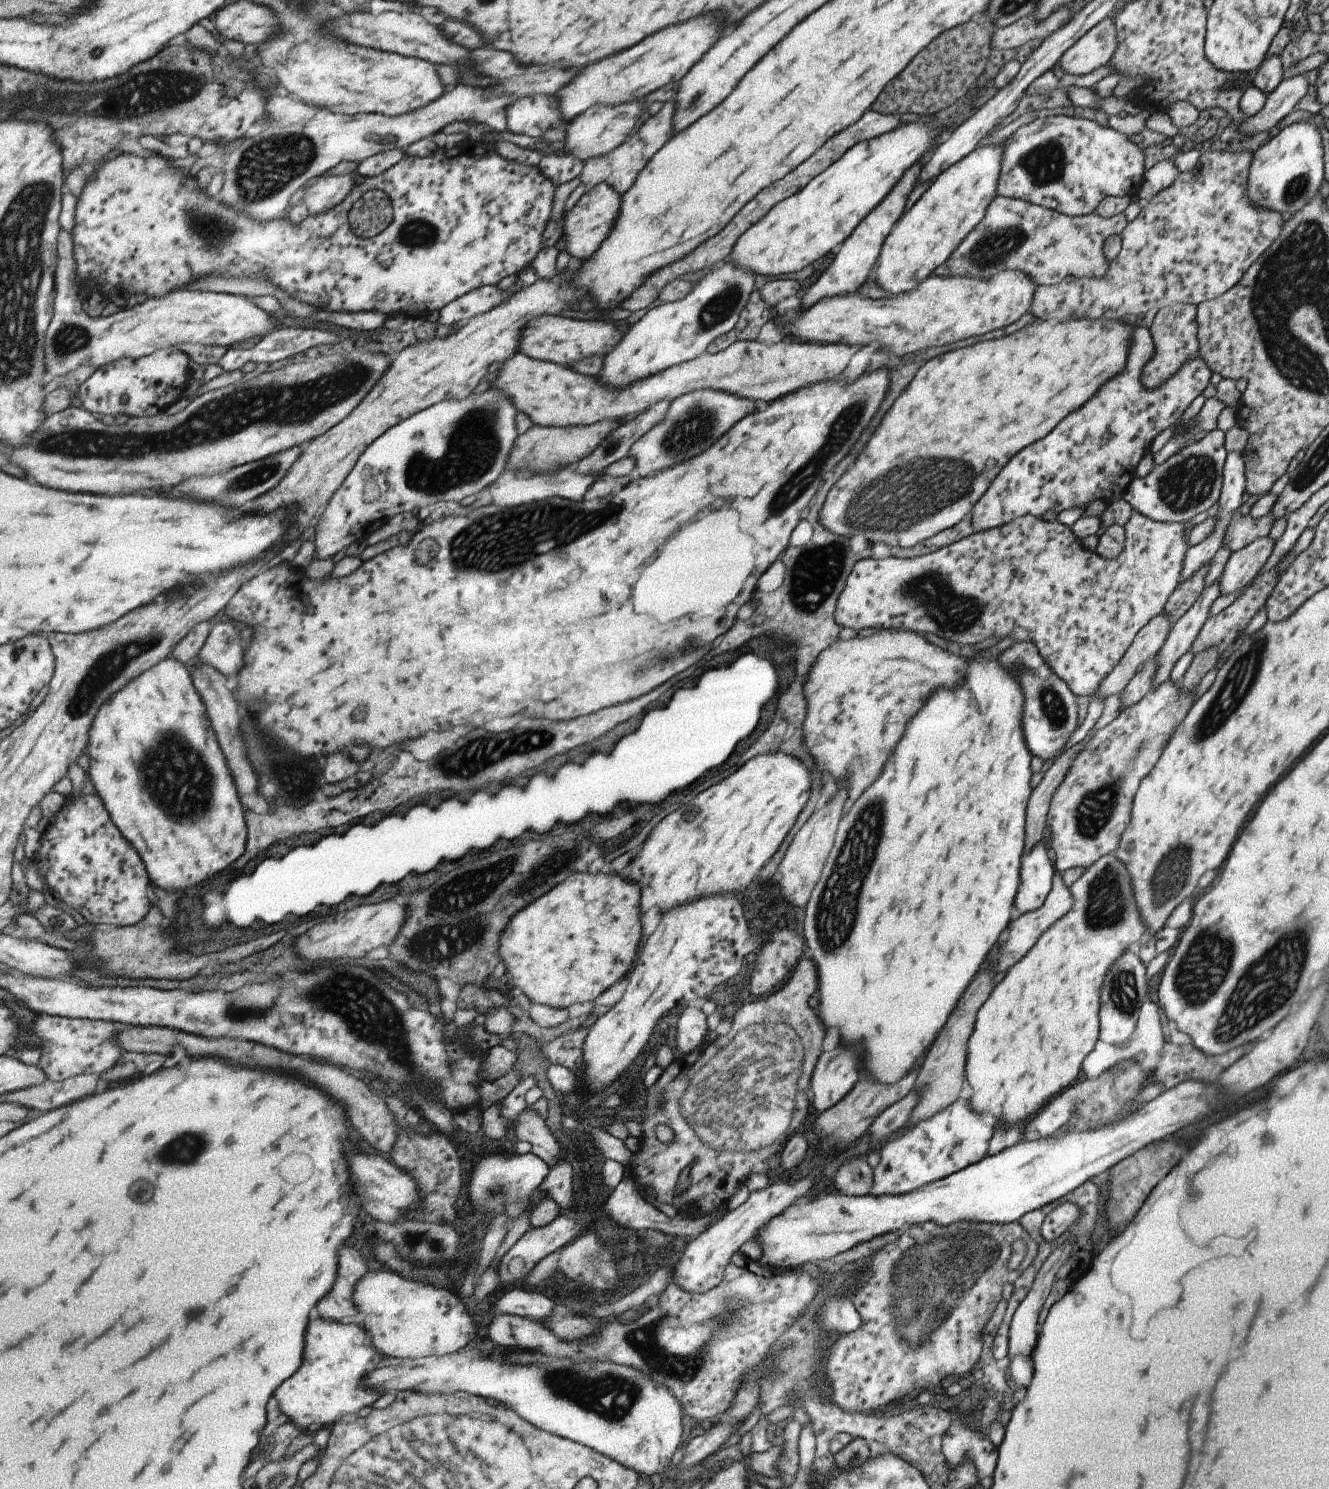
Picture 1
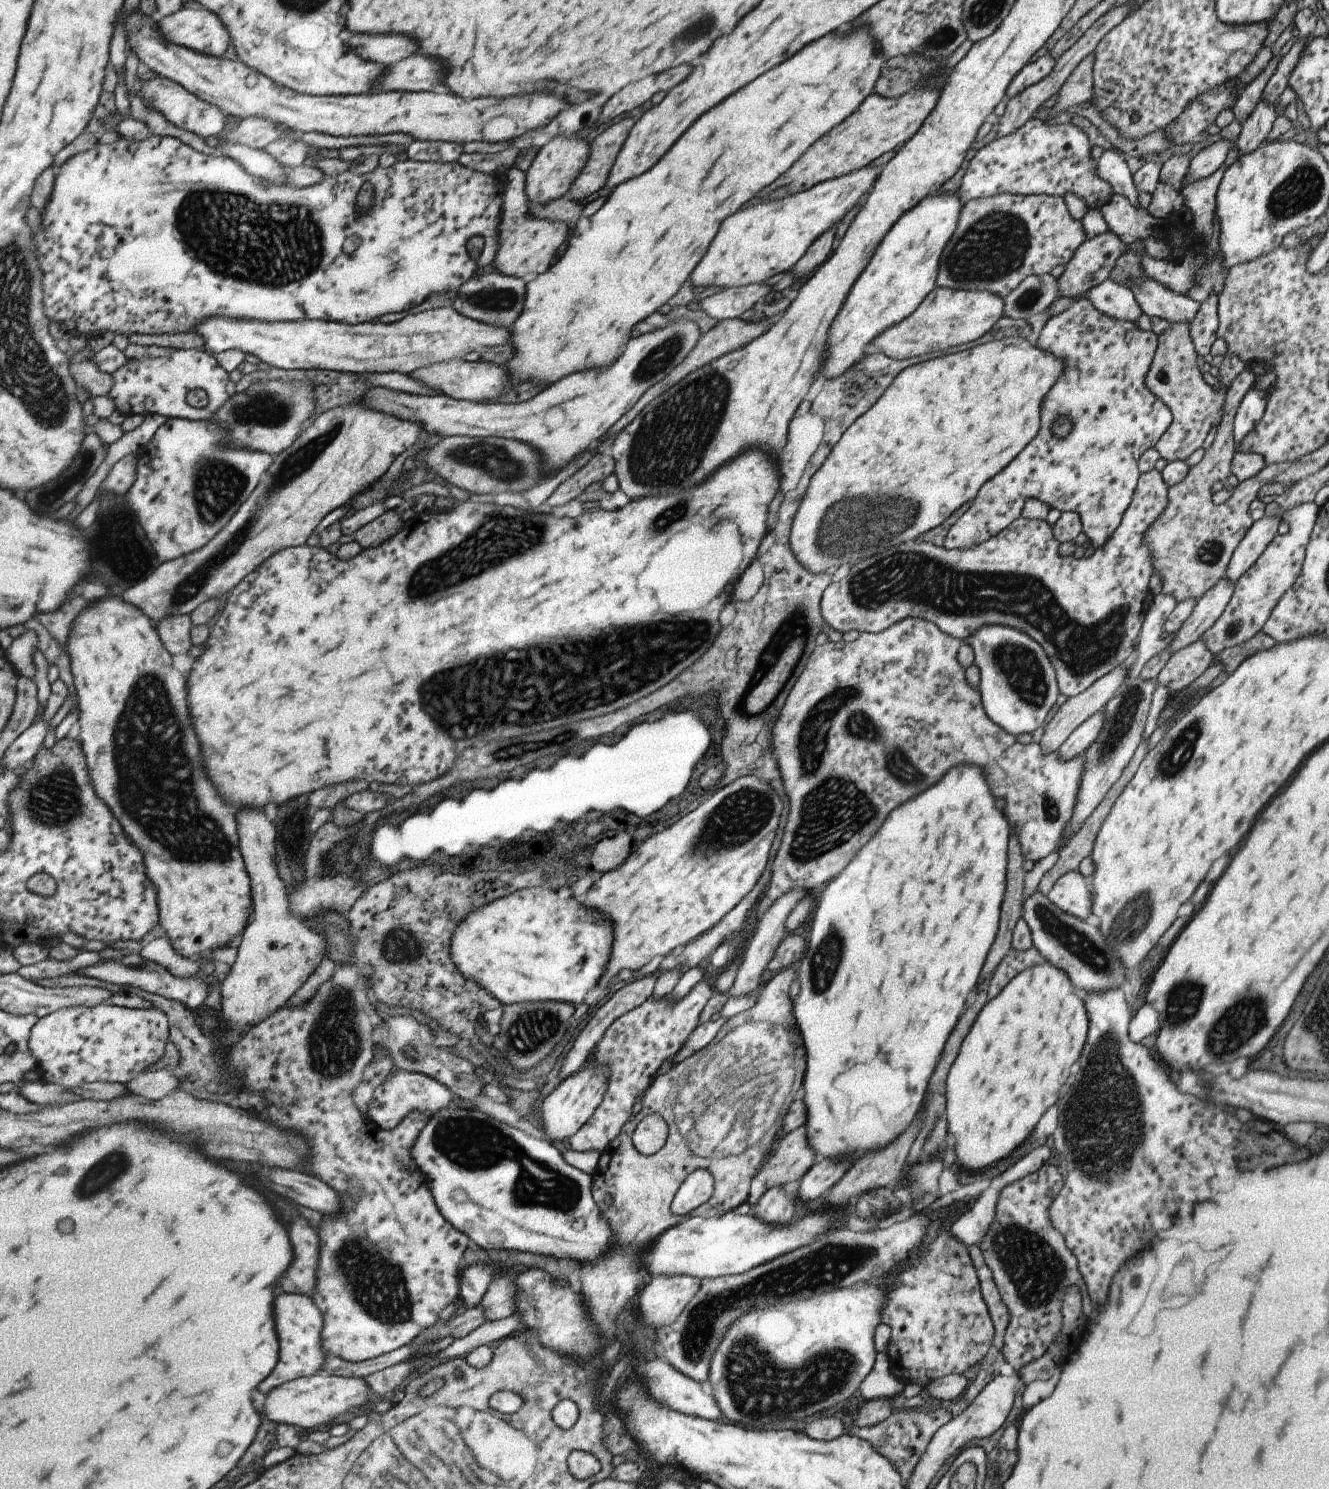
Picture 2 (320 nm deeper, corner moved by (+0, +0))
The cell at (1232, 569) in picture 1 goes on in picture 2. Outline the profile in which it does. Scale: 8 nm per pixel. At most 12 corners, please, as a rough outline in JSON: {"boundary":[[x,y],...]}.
{"boundary":[[1222,577],[1193,608],[1169,642],[1176,653],[1210,628],[1233,596]]}

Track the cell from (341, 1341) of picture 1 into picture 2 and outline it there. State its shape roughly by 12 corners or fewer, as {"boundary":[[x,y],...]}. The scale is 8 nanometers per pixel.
{"boundary":[[312,1297],[275,1300],[282,1359],[265,1397],[319,1374],[330,1358],[326,1316]]}

